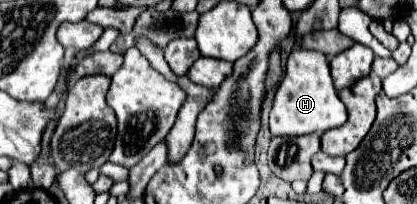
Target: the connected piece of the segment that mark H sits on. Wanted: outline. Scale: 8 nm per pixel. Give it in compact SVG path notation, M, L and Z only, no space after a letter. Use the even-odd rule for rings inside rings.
M301 47L293 49L285 65L285 75L273 97L273 107L269 113L271 135L307 135L313 131L339 127L345 121L347 111L333 87L327 57L319 51L307 51Z

